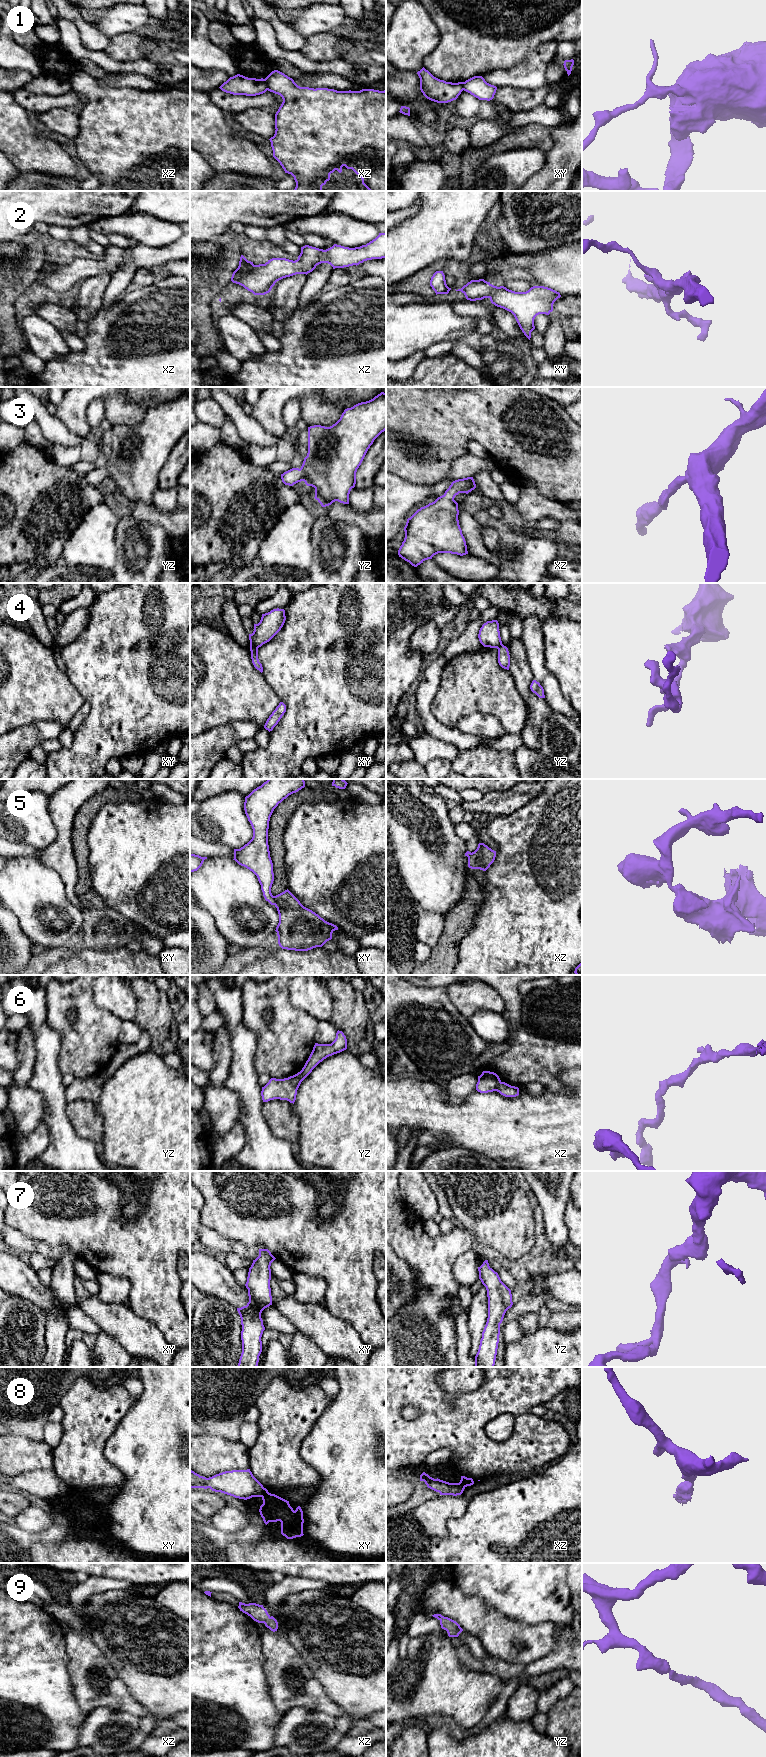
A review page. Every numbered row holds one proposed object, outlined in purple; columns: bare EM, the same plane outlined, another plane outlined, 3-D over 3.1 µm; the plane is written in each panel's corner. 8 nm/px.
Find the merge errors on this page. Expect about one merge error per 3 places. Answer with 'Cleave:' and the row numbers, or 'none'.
Cleave: 1, 4, 5, 6, 8

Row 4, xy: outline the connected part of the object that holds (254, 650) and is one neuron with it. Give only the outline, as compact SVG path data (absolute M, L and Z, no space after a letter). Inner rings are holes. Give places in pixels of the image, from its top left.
M250 646L250 651L251 651L251 659L254 667L262 673L263 667L258 659L258 648L254 646Z

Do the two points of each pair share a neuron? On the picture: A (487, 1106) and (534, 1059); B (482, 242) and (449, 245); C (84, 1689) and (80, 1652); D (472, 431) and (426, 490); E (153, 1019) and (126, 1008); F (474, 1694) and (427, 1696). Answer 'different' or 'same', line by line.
A: different
B: different
C: same
D: different
E: different
F: same

